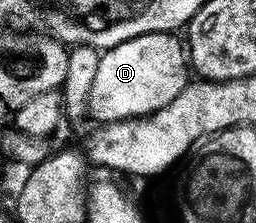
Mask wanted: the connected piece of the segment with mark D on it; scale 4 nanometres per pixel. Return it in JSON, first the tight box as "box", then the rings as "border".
{"box":[89,32,190,124],"border":[[[149,32],[105,49],[89,94],[89,117],[103,124],[147,116],[178,97],[190,82],[190,70],[183,43],[176,37],[175,33]]]}

